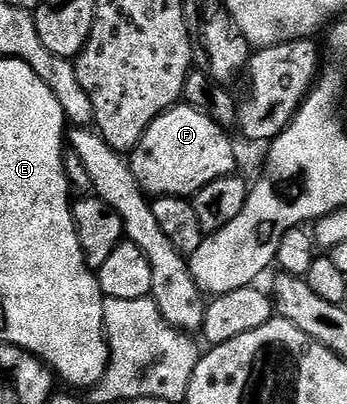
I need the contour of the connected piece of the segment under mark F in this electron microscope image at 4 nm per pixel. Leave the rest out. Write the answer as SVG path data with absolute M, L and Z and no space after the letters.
M171 107L140 137L134 150L129 152L128 162L136 181L147 196L180 195L192 197L204 185L225 175L235 174L234 147L230 144L227 128L221 127L194 107Z

